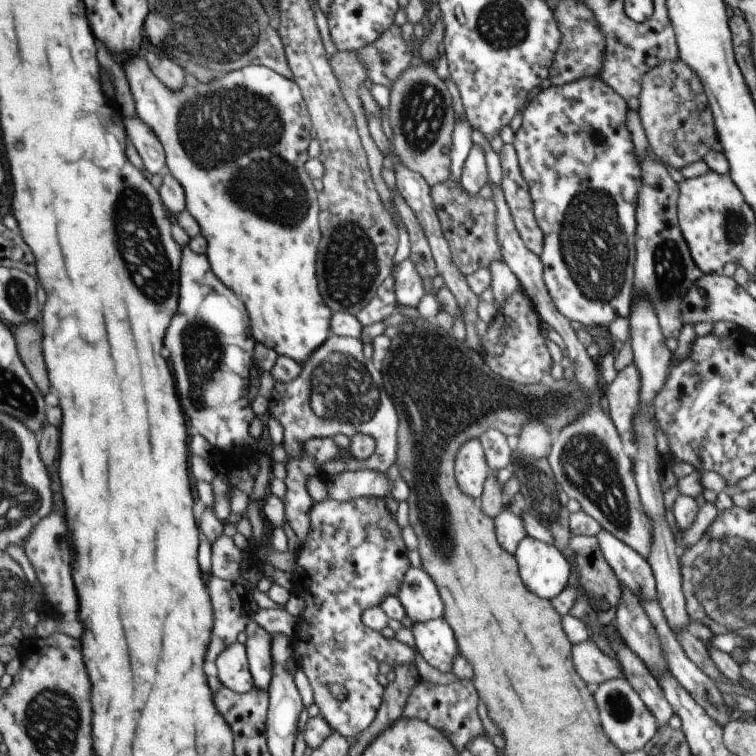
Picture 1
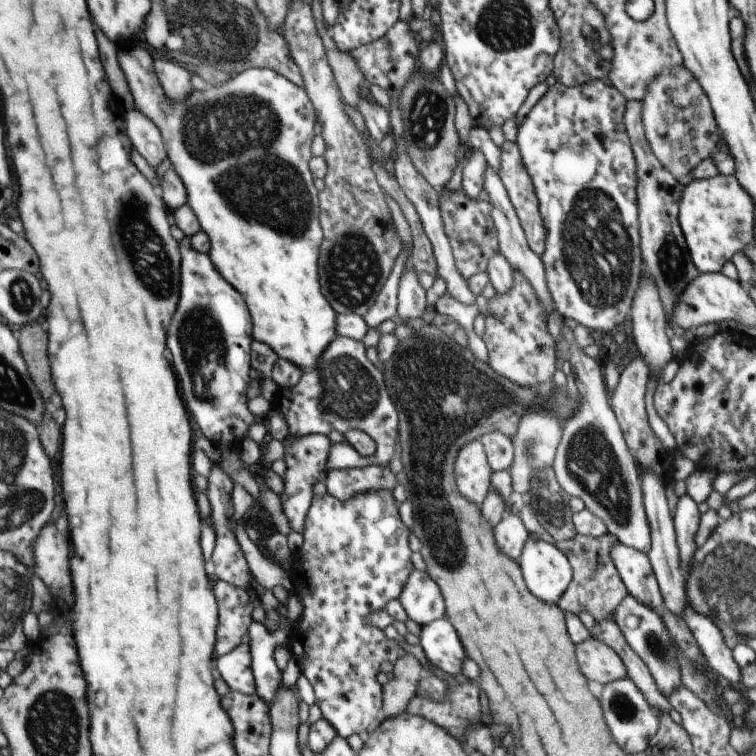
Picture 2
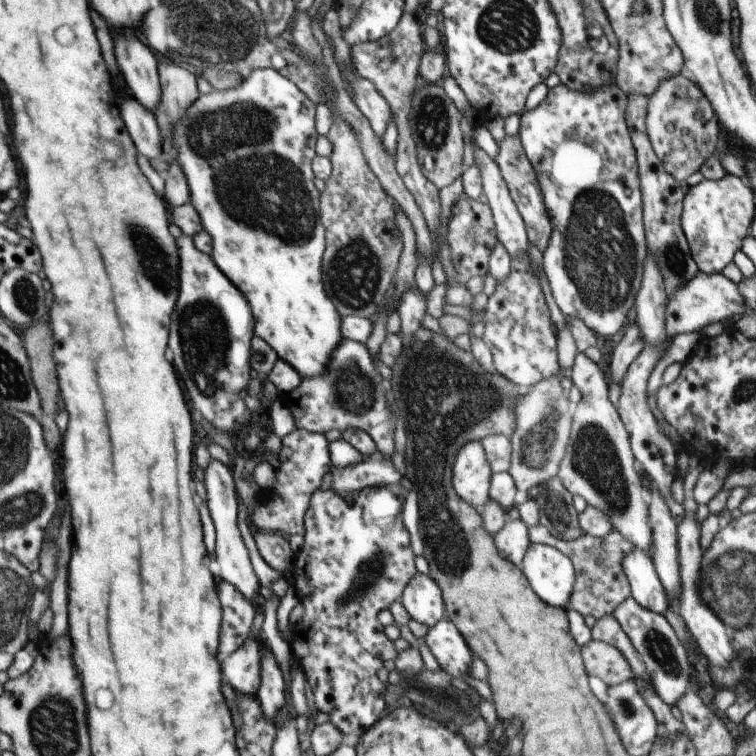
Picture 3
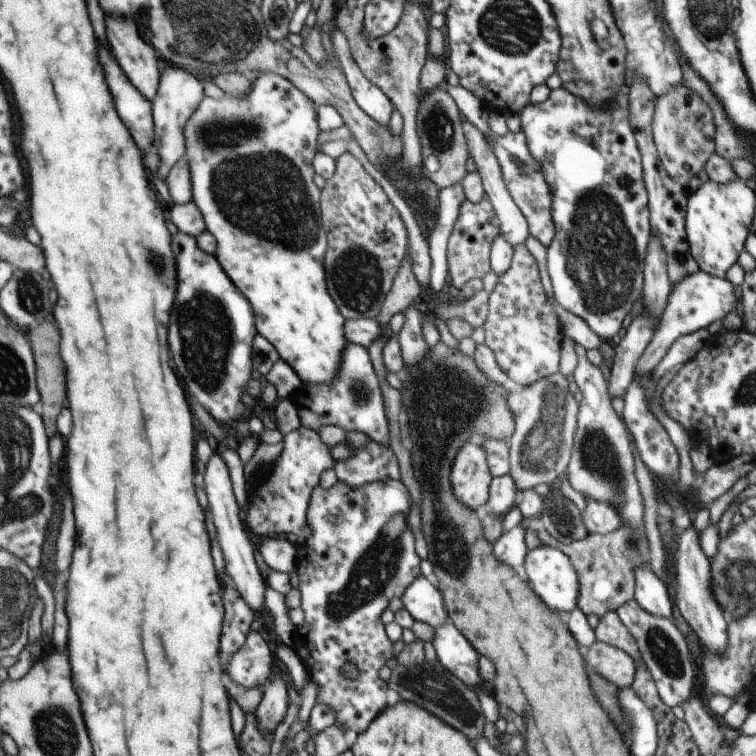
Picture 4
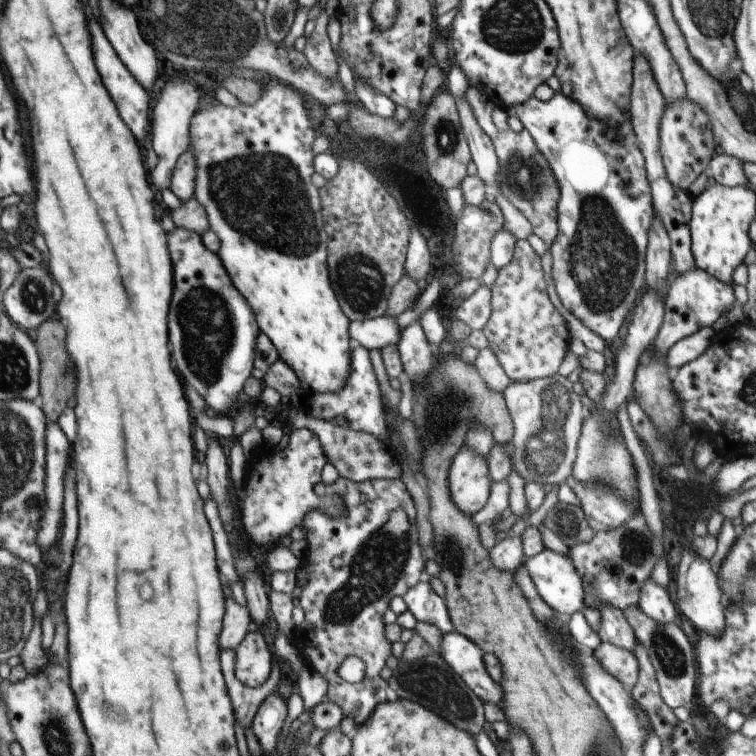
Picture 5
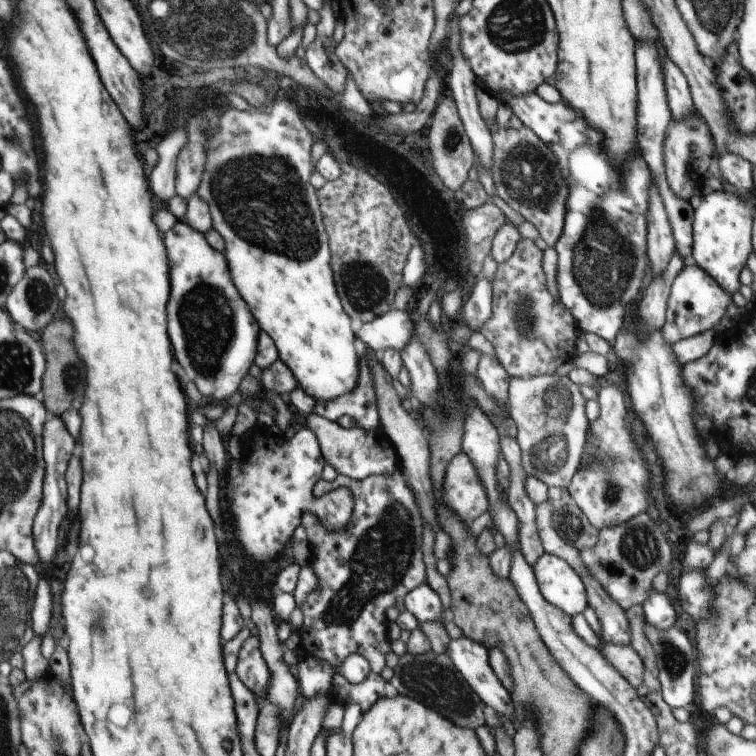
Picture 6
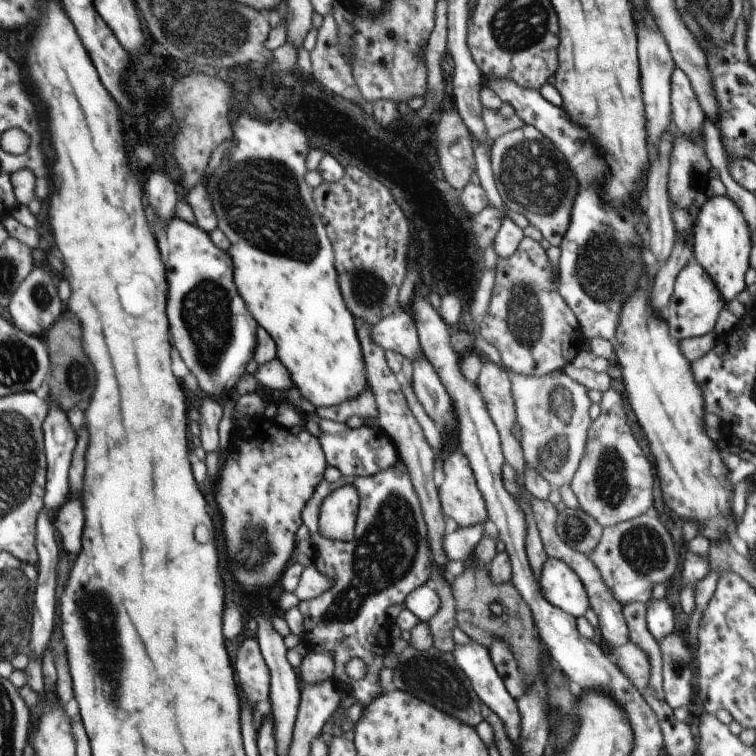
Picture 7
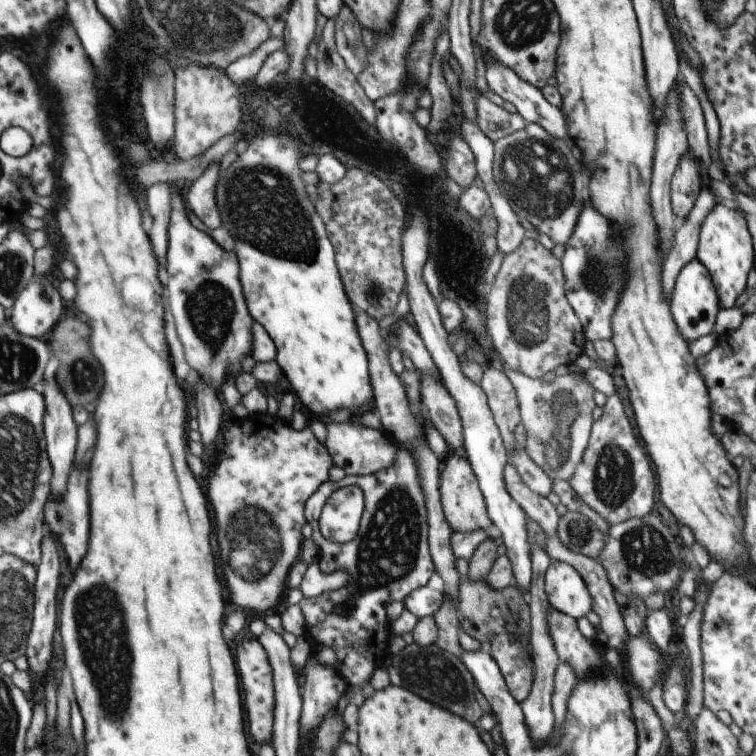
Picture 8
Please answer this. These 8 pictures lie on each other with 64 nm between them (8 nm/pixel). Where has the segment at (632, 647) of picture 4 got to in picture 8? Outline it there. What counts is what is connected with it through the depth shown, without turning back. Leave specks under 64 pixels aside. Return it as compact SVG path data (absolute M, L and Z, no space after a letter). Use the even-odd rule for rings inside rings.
M508 462L504 467L503 476L510 496L520 505L520 508L524 510L528 519L533 524L538 524L538 526L542 528L542 532L544 532L544 537L546 538L545 551L548 553L551 560L570 564L570 566L573 566L576 570L578 570L578 574L580 574L580 576L582 576L582 580L586 582L590 596L592 596L592 609L596 612L596 614L598 614L598 618L600 618L599 625L604 631L604 634L608 637L610 636L610 638L612 638L612 636L618 636L618 638L620 638L620 642L624 643L629 634L626 630L626 625L624 624L624 617L620 614L618 603L614 598L613 586L610 584L606 570L602 568L602 564L593 558L572 552L567 546L564 546L564 544L560 542L557 531L559 515L556 512L556 507L552 505L550 500L546 497L540 496L540 494L538 494L538 492L534 492L534 490L530 490L530 488L524 484L524 481L520 478L516 468L512 466L512 463Z

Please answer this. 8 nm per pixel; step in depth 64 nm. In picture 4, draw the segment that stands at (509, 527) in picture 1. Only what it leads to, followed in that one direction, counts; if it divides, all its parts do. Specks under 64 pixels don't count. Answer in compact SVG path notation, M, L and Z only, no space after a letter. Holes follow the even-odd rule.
M516 524L511 530L503 532L492 546L494 558L512 568L522 580L527 580L525 558L529 551L526 546L525 534L526 530Z

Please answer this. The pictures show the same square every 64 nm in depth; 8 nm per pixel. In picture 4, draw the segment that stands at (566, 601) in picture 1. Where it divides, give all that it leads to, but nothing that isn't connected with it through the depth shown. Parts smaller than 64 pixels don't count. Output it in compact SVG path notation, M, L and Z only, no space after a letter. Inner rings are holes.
M537 523L530 529L536 528L536 536L542 545L551 545L561 550L570 558L576 569L580 594L578 595L578 609L586 616L596 614L602 618L610 610L618 610L620 606L634 599L634 570L638 566L650 563L650 548L648 538L644 532L636 532L630 526L622 524L620 528L606 534L592 534L584 538L562 544L557 538L552 538L548 531Z

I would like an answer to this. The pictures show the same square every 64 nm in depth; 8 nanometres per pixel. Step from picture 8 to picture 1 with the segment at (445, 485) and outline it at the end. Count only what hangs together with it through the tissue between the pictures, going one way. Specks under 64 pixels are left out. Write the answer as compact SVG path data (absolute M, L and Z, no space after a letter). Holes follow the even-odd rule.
M471 439L459 448L455 455L455 480L464 494L480 500L485 479L491 473L478 439Z

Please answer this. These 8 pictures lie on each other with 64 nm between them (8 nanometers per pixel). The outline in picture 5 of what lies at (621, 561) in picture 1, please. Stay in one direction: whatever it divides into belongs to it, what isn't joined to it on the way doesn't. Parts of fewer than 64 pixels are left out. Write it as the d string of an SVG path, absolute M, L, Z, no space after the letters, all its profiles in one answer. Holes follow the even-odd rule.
M646 580L640 590L640 602L637 604L640 610L656 620L658 624L670 624L677 622L676 608L668 595L668 591L656 582Z

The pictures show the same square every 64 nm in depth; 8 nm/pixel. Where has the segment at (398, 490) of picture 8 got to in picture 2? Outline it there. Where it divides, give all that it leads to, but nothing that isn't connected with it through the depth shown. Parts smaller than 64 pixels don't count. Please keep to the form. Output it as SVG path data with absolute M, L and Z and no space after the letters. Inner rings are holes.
M392 490L362 492L347 501L327 492L320 497L313 495L303 536L304 545L294 555L289 572L293 593L304 605L304 612L289 636L288 645L301 674L312 686L323 719L341 738L347 739L353 734L364 736L380 720L383 708L383 687L377 680L380 665L382 662L395 665L408 654L398 639L388 640L381 629L365 622L371 611L384 609L388 602L399 599L414 569L408 530L396 512Z

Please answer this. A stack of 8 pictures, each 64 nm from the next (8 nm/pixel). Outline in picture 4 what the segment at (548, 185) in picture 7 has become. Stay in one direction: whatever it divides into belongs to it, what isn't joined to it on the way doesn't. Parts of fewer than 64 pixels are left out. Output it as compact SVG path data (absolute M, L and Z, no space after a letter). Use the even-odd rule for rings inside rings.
M444 85L448 94L454 98L461 114L464 114L470 122L479 128L485 136L488 136L491 145L493 146L494 154L501 166L502 176L506 183L506 190L510 193L510 198L520 208L524 218L526 218L529 226L529 234L534 236L542 246L548 246L555 235L555 226L552 220L552 192L550 186L544 178L542 166L540 162L534 160L534 156L528 150L526 144L526 136L524 132L519 131L512 133L508 131L504 136L498 136L490 130L487 115L490 112L486 109L483 100L479 100L476 94L472 94L470 90L466 90L462 85L450 86Z

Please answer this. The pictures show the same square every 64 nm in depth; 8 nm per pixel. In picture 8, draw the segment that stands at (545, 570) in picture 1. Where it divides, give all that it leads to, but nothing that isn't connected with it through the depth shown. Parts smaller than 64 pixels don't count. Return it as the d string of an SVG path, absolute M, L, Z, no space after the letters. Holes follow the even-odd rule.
M551 561L545 574L545 589L551 607L574 620L593 610L588 586L570 564Z

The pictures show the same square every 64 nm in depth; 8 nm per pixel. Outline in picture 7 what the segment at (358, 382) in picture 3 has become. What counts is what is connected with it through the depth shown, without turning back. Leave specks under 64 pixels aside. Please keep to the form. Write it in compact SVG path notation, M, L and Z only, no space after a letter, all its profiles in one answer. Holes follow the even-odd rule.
M368 387L353 401L342 402L342 404L330 406L330 408L317 408L314 414L322 419L345 423L350 416L362 416L364 420L376 420L378 418L378 409L374 394L372 394L372 390Z

